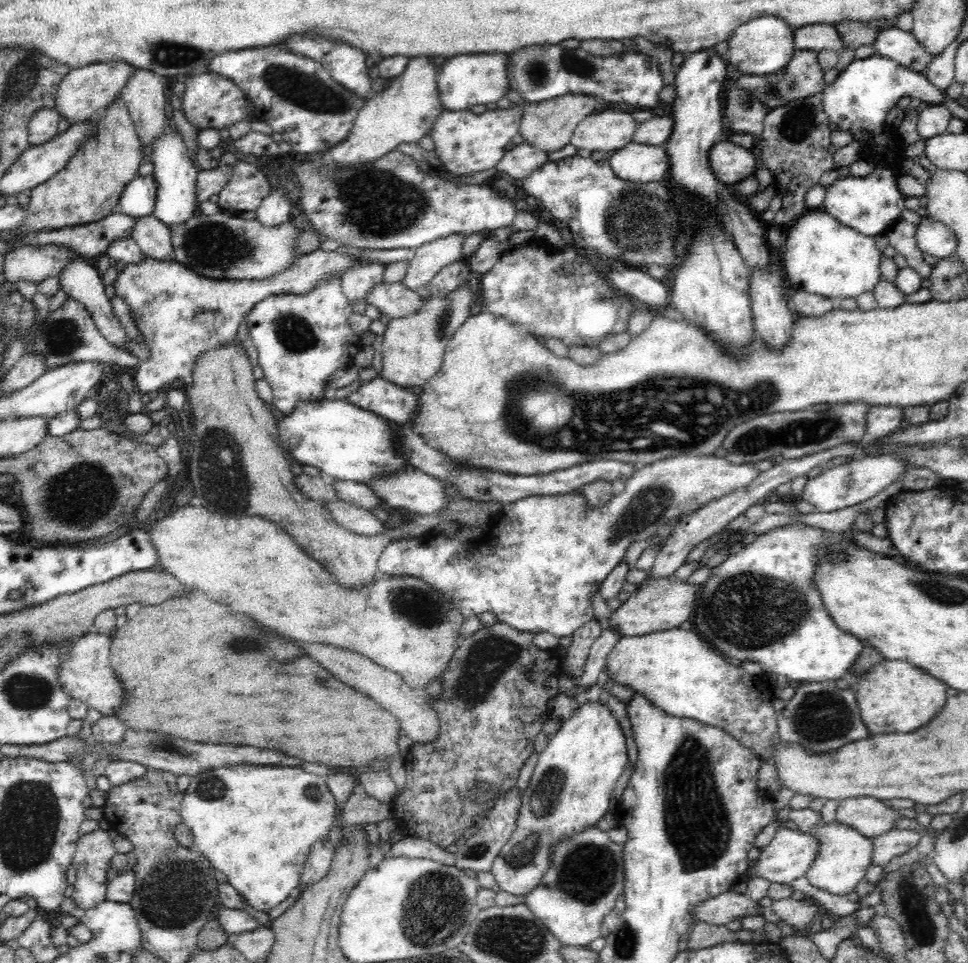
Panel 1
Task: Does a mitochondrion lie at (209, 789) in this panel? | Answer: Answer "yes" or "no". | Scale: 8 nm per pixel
yes

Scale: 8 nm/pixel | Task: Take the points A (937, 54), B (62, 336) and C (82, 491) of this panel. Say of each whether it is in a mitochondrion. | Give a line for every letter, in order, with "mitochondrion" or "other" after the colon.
A: other
B: mitochondrion
C: mitochondrion

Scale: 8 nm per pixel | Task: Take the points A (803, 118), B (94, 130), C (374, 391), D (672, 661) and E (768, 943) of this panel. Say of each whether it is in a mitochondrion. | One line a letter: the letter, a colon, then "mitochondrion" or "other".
A: mitochondrion
B: other
C: other
D: other
E: other

